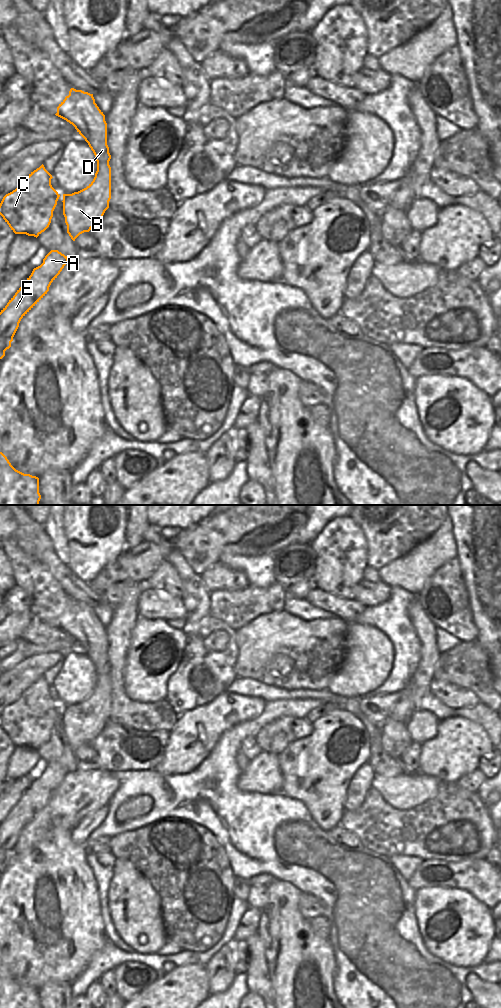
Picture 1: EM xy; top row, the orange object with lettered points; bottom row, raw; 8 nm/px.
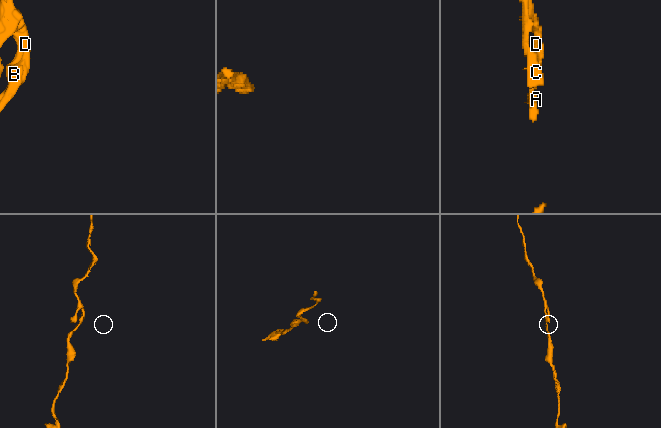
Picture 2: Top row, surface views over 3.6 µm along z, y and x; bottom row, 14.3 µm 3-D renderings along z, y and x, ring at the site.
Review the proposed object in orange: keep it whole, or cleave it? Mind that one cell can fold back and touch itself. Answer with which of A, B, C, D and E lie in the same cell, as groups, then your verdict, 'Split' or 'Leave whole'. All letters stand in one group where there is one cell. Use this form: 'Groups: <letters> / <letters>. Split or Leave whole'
Groups: A B C D E. Leave whole

